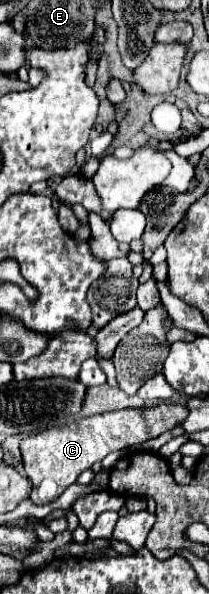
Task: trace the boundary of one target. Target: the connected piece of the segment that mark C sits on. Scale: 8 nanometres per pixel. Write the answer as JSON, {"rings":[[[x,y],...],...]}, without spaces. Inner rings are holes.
{"rings":[[[158,404],[152,408],[126,408],[116,412],[106,412],[90,418],[80,418],[70,424],[48,428],[40,434],[28,436],[20,442],[22,462],[26,476],[32,480],[32,502],[34,504],[48,504],[56,500],[70,484],[76,482],[76,478],[92,468],[94,462],[106,458],[110,452],[120,450],[124,446],[136,446],[150,438],[160,436],[162,432],[172,430],[174,426],[182,424],[188,416],[186,406],[178,404]]]}

